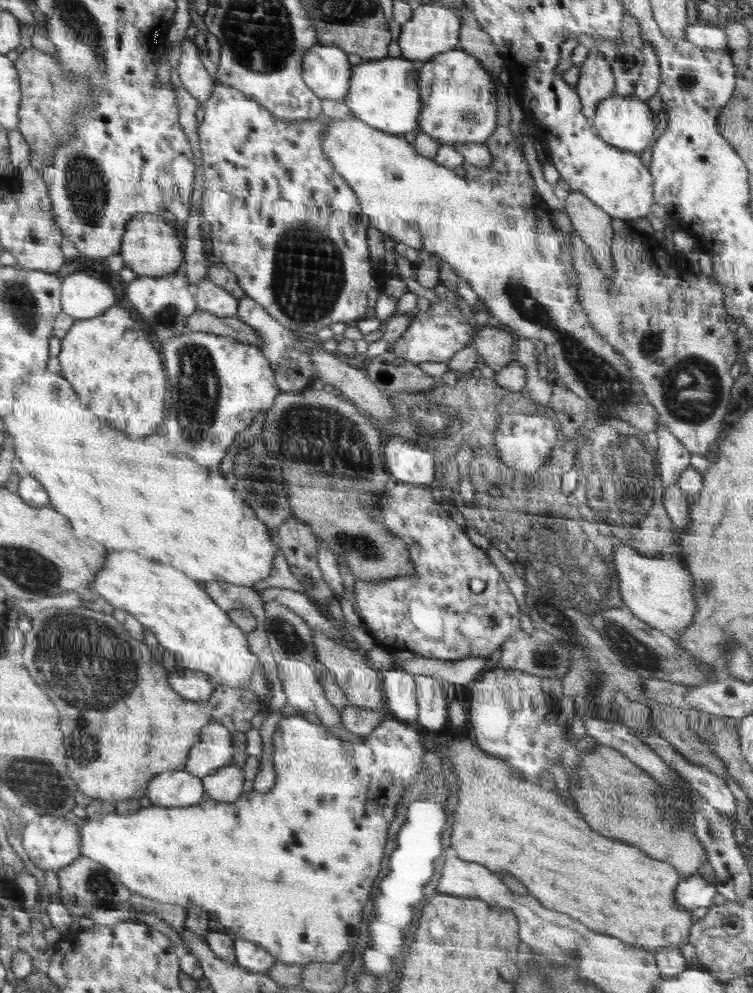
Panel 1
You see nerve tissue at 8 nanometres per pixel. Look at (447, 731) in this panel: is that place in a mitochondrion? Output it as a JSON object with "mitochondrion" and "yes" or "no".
{"mitochondrion":"no"}

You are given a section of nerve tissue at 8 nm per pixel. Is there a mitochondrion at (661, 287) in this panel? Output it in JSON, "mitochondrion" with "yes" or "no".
{"mitochondrion":"no"}

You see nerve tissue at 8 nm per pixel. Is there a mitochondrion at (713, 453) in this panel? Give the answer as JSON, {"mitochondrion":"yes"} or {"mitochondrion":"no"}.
{"mitochondrion":"no"}

